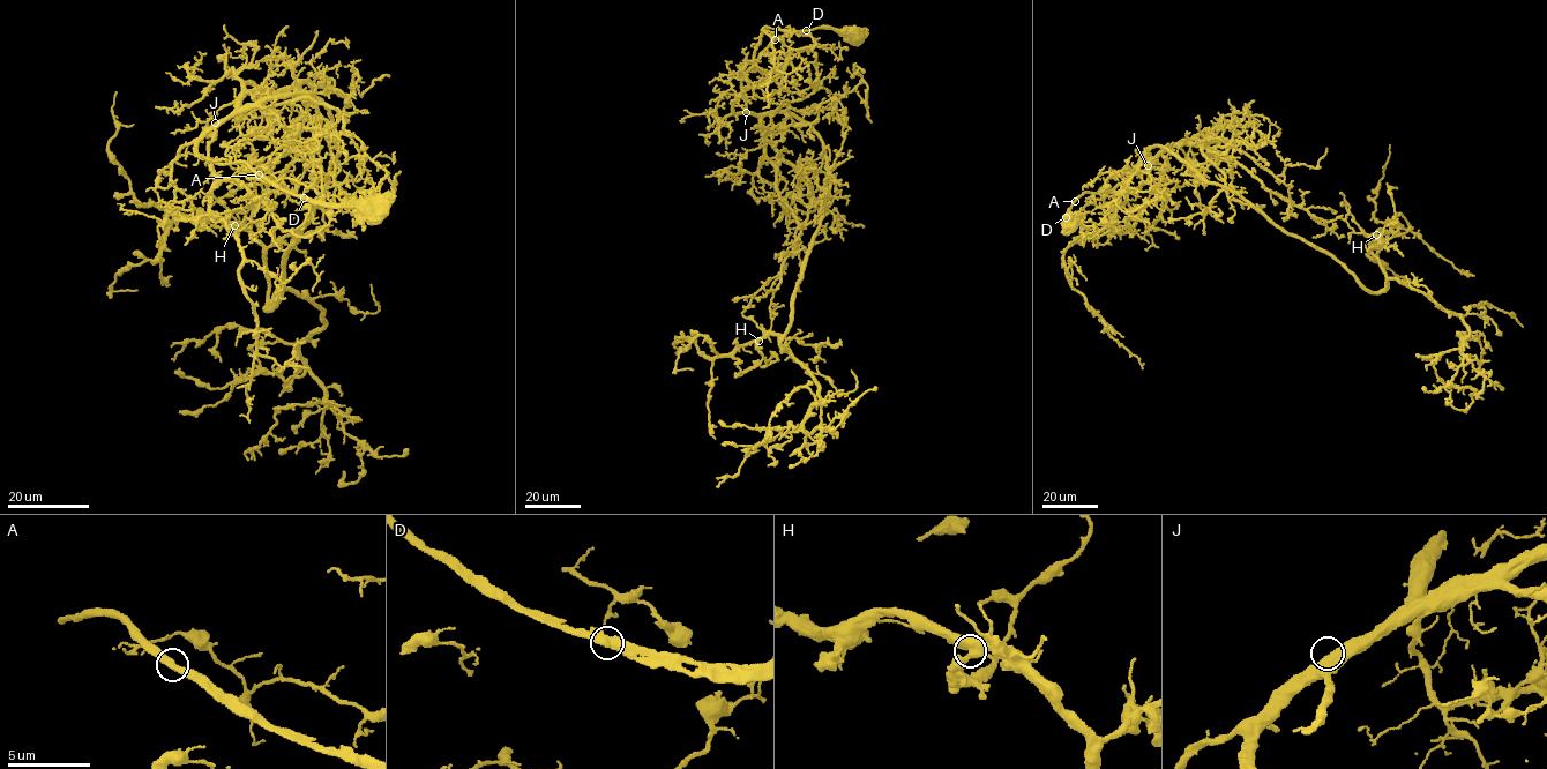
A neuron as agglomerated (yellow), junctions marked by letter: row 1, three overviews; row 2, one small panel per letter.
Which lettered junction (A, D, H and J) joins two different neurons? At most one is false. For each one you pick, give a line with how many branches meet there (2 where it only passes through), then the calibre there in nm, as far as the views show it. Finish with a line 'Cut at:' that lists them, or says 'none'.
Cut at: none

